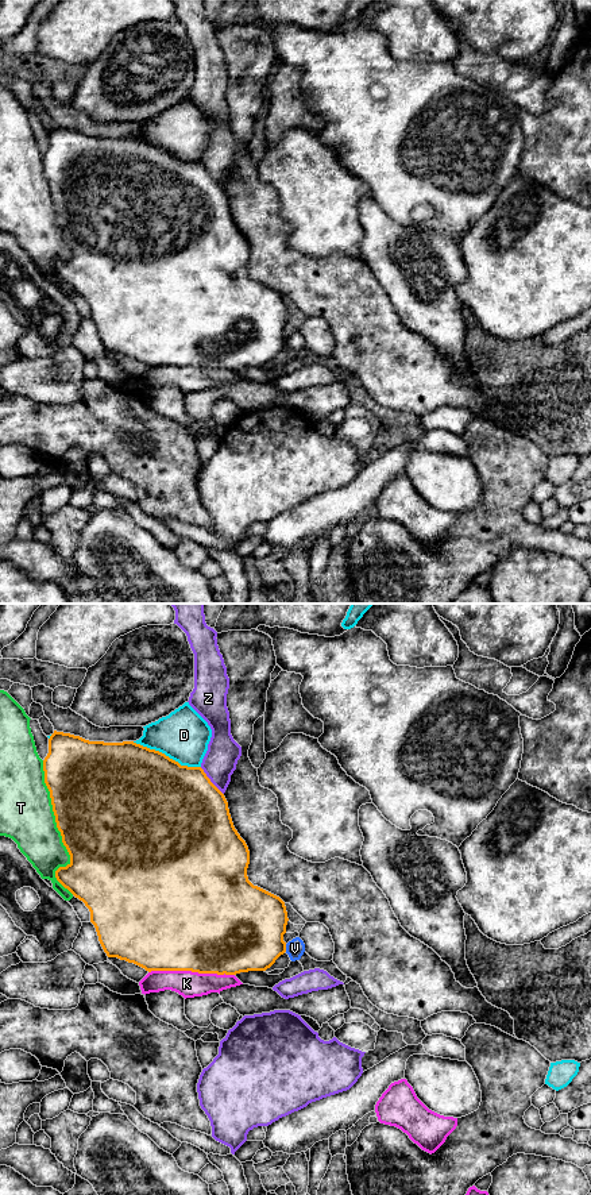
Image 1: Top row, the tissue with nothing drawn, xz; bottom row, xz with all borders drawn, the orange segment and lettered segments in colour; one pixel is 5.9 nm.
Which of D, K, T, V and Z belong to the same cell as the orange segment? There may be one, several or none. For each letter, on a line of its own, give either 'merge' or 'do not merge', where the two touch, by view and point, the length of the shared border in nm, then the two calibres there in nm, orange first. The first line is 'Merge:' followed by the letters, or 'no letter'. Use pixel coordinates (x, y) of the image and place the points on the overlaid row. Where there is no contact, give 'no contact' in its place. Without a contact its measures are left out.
Merge: no letter
D: do not merge | xz (165, 755) | 440 nm | 500/300 nm
K: do not merge | xz (192, 971) | 500 nm | 500/160 nm
T: do not merge | xz (58, 829) | 800 nm | 500/320 nm
V: do not merge | xz (285, 948) | 50 nm | 440/110 nm
Z: do not merge | xz (209, 781) | 220 nm | 500/200 nm

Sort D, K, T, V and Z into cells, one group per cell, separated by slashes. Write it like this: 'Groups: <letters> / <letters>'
Groups: D / K / T / V / Z

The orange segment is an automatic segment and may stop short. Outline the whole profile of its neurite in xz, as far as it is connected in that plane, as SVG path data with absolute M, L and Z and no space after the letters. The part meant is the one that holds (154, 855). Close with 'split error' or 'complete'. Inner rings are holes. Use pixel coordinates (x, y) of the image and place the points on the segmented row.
M54 731L43 771L57 828L70 855L70 863L59 867L55 878L89 909L108 957L134 963L148 972L236 975L266 971L286 952L285 902L248 880L248 847L233 826L224 794L201 767L181 766L134 741L89 741Z; complete

